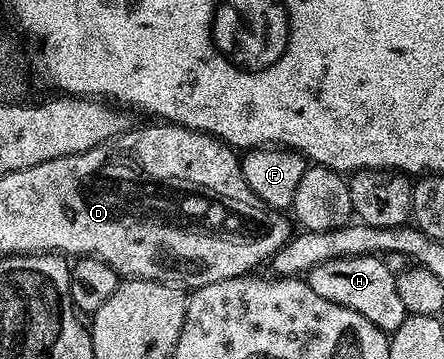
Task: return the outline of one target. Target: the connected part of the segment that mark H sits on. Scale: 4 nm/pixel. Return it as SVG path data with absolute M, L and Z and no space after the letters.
M379 255L334 258L314 266L306 273L308 285L310 290L314 290L314 294L322 294L322 298L330 302L338 302L350 310L358 310L362 318L374 322L374 326L389 334L398 330L398 326L402 326L402 322L410 315L406 306L402 306L396 277L397 273L390 271Z

